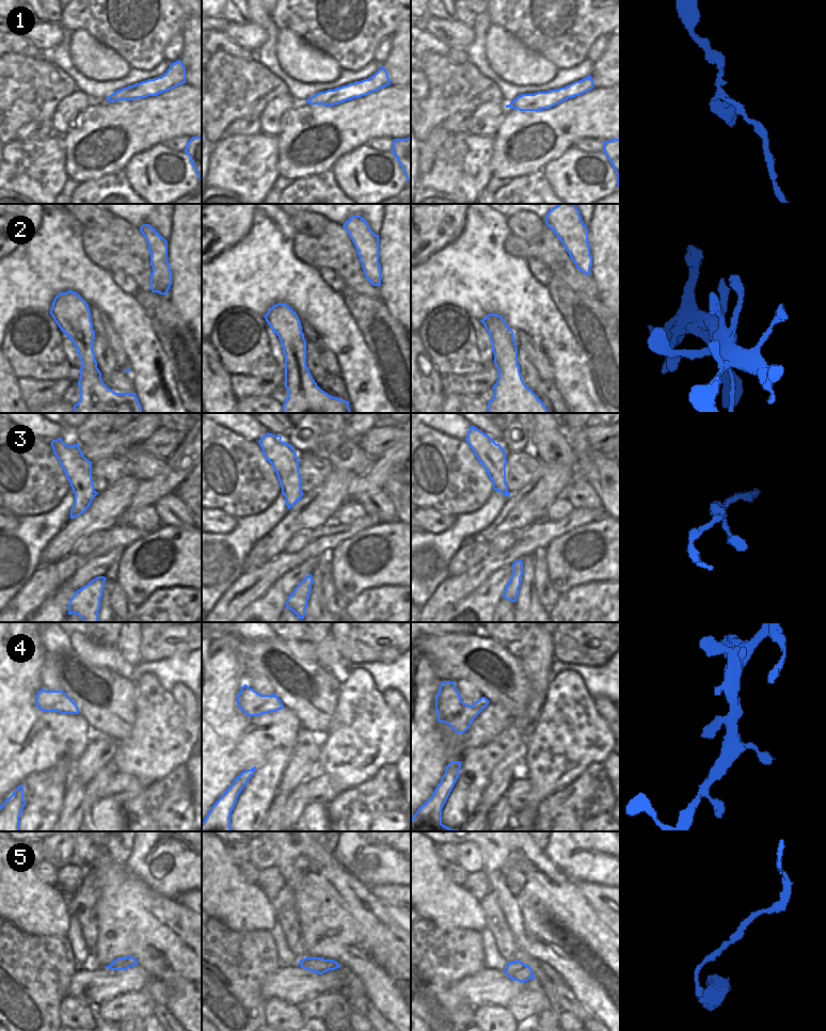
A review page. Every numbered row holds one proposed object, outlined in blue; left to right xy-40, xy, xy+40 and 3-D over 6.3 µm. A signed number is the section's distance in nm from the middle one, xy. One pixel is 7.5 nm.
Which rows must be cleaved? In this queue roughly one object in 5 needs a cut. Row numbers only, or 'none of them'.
none of them

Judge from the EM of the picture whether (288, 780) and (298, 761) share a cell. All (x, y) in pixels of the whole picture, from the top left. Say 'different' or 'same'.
same

